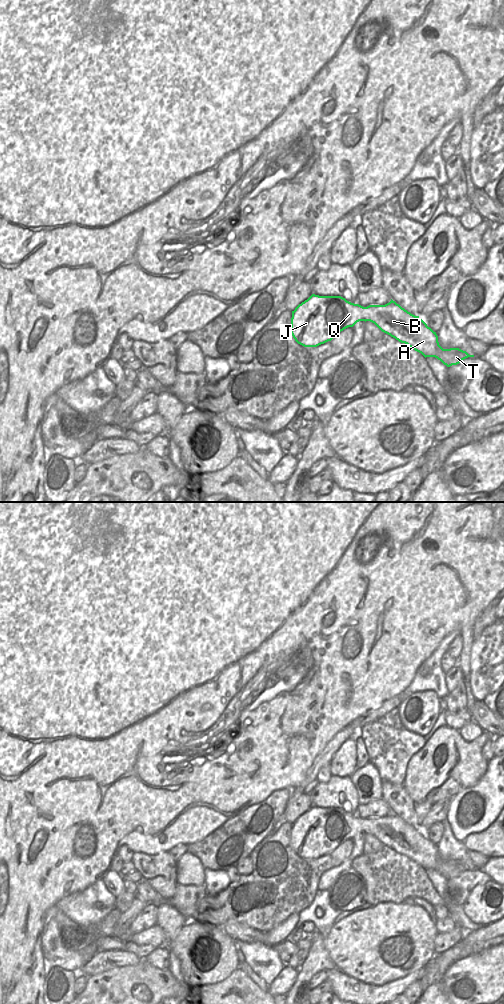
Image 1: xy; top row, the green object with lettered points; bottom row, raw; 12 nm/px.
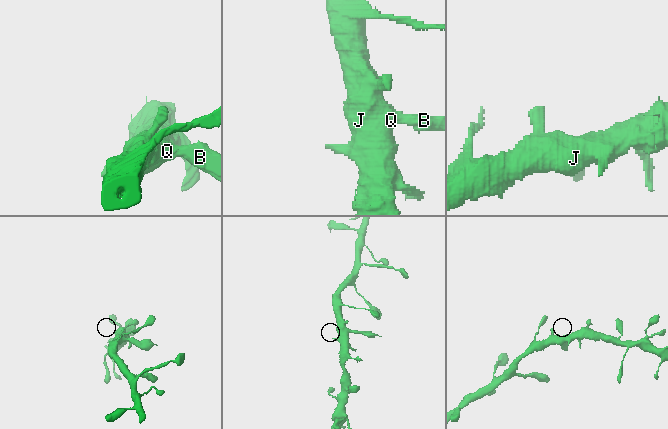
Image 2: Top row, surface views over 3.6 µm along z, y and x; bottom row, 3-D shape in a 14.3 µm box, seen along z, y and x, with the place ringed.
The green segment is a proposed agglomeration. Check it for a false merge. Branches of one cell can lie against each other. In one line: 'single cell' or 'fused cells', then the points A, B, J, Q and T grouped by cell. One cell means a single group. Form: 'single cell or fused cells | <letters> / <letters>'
single cell | A B J Q T

